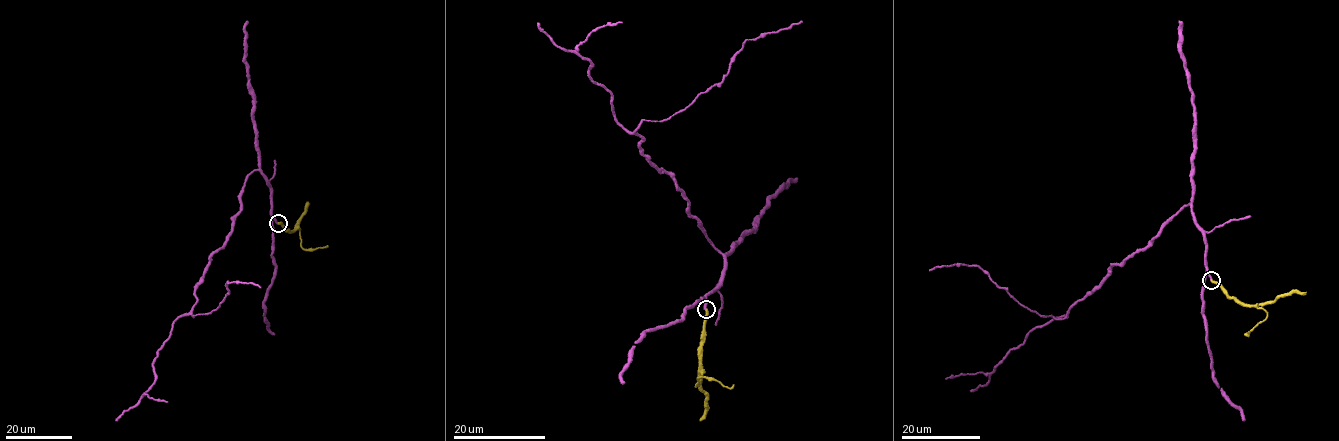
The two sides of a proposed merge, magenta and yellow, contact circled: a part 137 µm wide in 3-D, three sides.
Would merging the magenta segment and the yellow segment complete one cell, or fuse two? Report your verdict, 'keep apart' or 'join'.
join

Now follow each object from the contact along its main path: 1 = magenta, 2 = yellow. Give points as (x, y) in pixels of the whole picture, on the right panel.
1: (1211, 281), (1206, 238), (1189, 203), (1150, 243), (1114, 263), (1063, 318), (1033, 312), (975, 265), (929, 271)
2: (1211, 281), (1217, 281), (1229, 296), (1266, 312), (1267, 316), (1246, 334), (1248, 336), (1244, 333)

